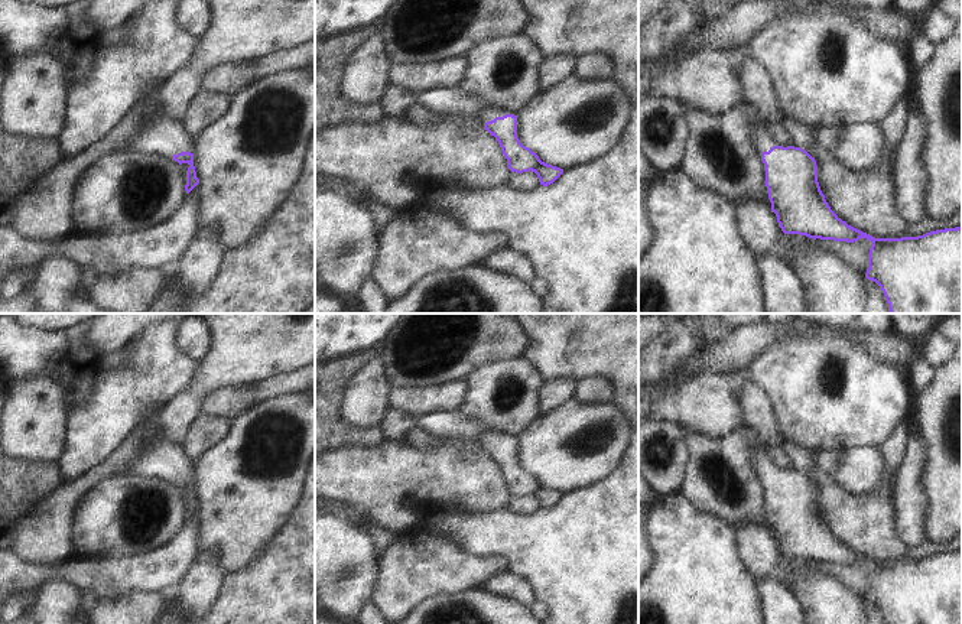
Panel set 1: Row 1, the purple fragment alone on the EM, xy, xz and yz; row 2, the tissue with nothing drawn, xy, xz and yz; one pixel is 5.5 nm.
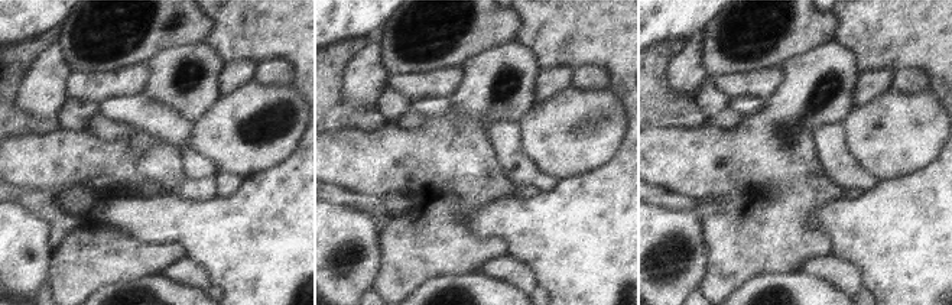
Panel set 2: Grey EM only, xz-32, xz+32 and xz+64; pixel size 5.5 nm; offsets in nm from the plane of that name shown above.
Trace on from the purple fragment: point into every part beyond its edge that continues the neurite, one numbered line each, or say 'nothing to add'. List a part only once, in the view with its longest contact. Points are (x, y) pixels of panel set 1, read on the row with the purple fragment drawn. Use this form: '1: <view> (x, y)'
1: xz (447, 100)

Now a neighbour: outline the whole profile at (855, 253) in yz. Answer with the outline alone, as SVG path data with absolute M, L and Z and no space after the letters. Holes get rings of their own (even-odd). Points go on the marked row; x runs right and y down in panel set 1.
M859 238L854 243L833 241L833 240L815 240L815 246L820 246L825 250L831 250L848 261L854 269L861 273L867 273L868 269L868 254L872 243L867 238Z

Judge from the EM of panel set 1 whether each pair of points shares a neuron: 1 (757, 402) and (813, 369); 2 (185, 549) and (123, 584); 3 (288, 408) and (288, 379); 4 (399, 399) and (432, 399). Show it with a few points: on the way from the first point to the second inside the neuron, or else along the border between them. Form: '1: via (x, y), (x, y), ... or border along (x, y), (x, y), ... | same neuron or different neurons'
1: border along (750, 377), (769, 399), (779, 428) | different neurons
2: via (169, 562), (161, 571), (139, 574) | same neuron
3: border along (299, 393), (282, 393), (254, 403) | different neurons
4: via (408, 399), (423, 399) | same neuron

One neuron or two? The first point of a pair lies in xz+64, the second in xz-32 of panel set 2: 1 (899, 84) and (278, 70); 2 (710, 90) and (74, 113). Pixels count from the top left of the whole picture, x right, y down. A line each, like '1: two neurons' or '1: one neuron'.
1: one neuron
2: one neuron

